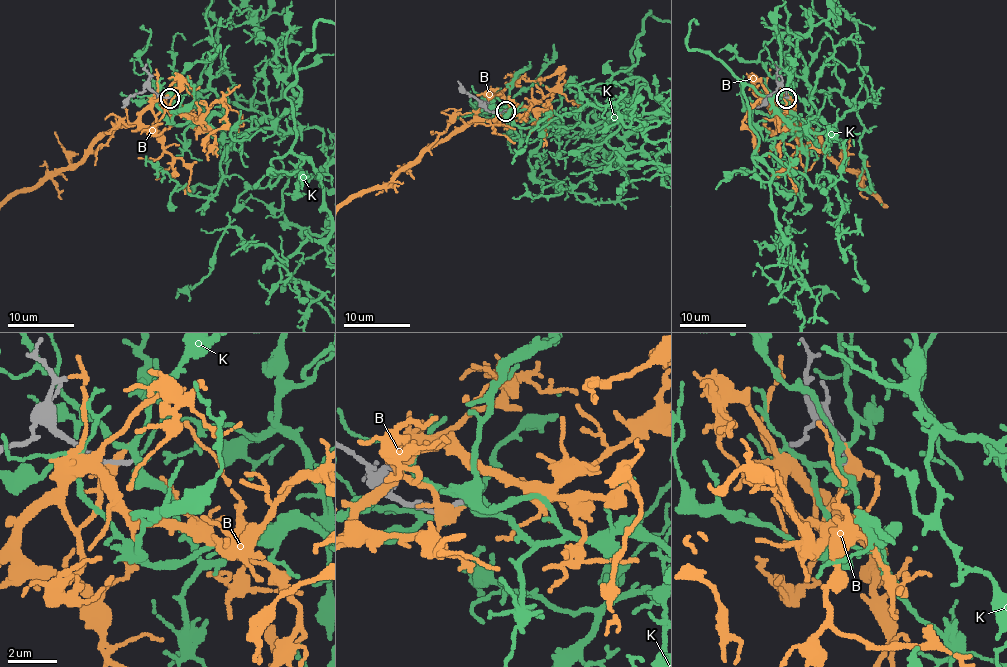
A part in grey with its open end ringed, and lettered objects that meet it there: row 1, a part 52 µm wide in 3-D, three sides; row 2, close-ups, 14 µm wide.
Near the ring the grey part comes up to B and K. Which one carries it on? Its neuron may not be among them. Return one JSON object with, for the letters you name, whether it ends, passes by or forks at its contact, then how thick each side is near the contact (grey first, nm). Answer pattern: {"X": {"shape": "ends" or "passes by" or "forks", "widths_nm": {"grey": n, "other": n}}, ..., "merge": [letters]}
{"merge": []}

